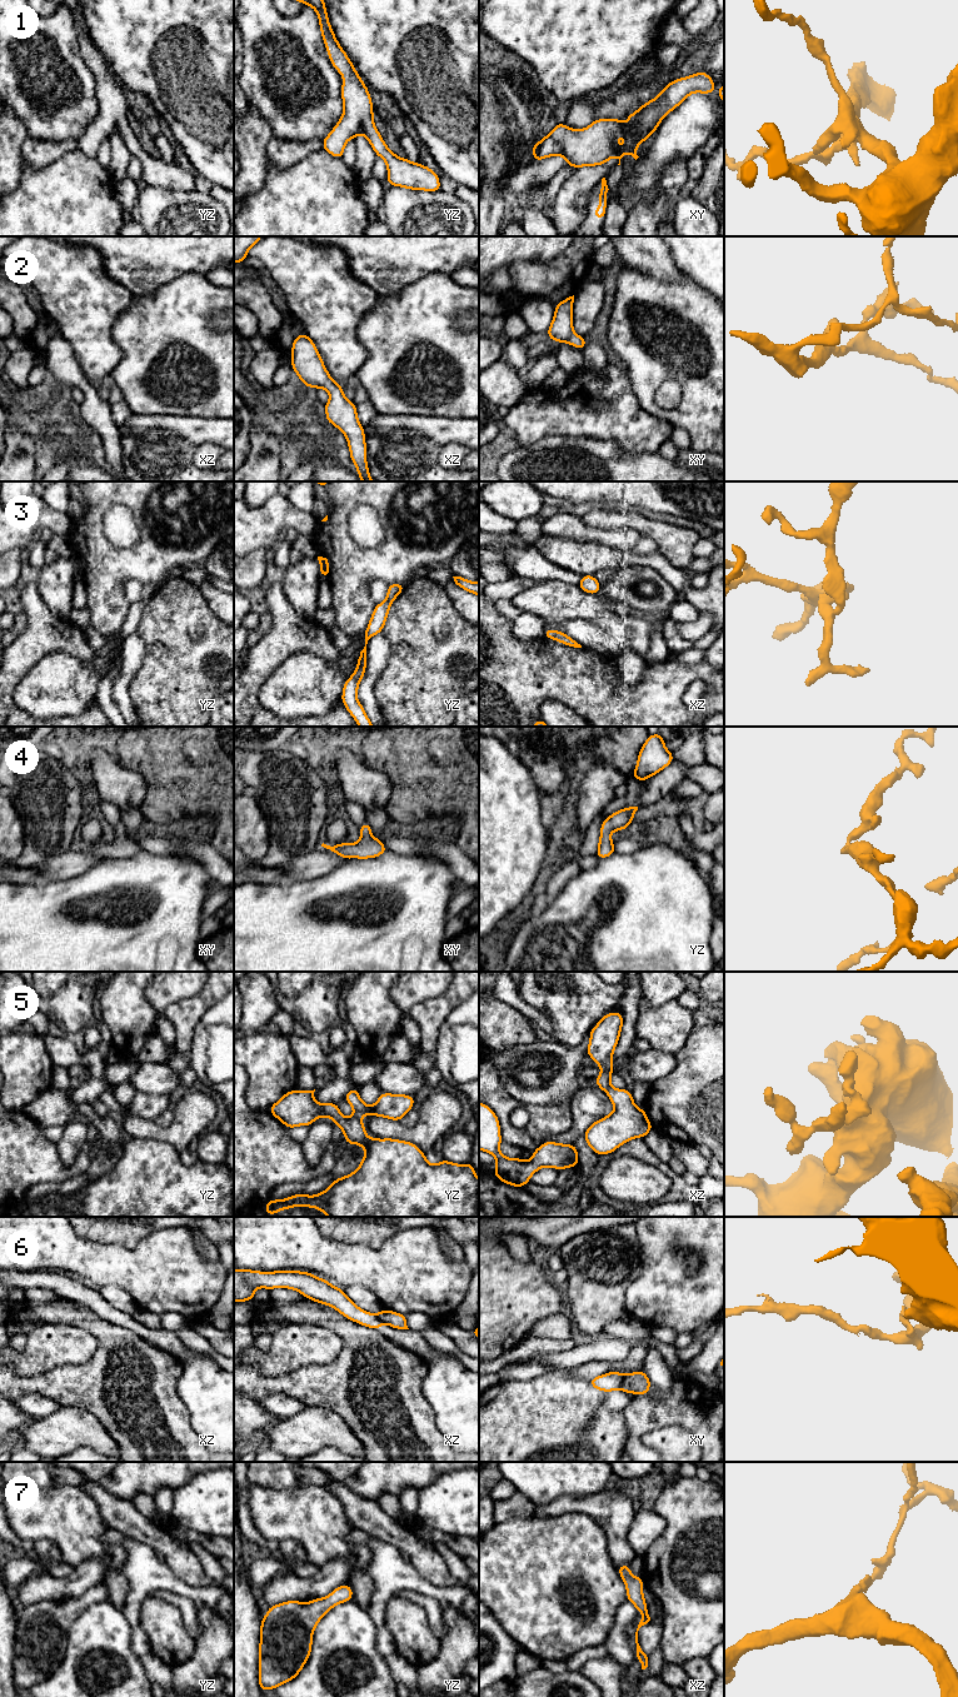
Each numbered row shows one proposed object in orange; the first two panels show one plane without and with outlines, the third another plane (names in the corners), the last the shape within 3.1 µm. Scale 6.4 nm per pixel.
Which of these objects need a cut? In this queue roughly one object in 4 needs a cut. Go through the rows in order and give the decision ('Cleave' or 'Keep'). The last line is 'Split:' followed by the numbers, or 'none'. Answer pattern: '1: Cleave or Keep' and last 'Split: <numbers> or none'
1: Keep
2: Keep
3: Keep
4: Keep
5: Keep
6: Cleave
7: Keep
Split: 6

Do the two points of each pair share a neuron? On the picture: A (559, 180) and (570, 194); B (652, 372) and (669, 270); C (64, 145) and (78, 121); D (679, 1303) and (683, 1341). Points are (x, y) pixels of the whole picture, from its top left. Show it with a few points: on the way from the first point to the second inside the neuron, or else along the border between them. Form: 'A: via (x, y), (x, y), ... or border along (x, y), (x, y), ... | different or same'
A: border along (577, 169), (562, 185), (552, 204) | different
B: border along (640, 271), (663, 280), (678, 280), (684, 274) | different
C: border along (38, 139), (76, 140) | different
D: border along (692, 1333), (678, 1334) | different

